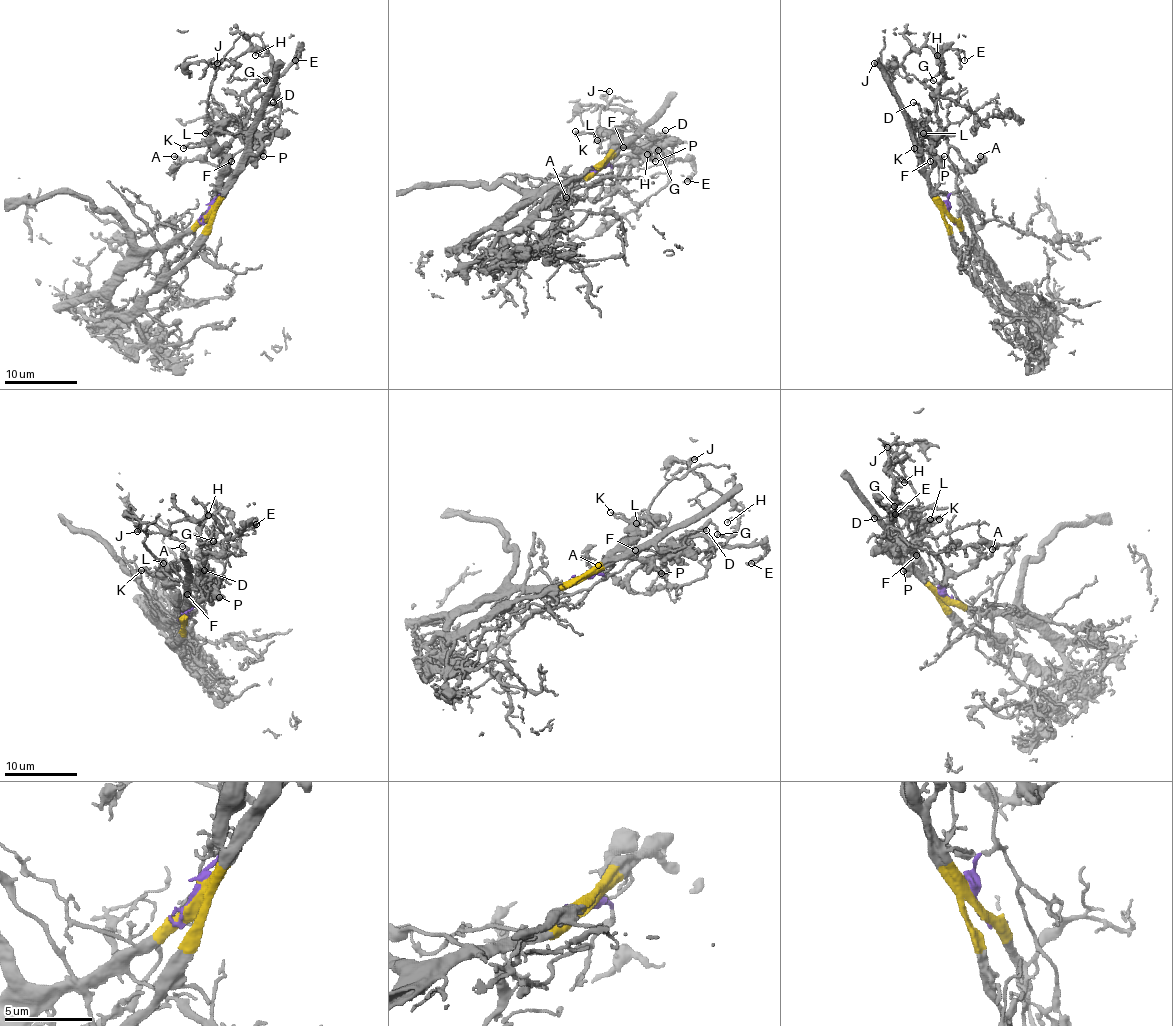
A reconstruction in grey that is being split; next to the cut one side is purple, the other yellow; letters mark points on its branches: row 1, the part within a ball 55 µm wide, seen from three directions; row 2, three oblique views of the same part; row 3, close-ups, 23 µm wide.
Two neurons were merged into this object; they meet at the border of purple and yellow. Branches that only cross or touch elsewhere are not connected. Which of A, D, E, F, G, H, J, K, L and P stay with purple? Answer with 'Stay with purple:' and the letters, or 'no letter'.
Stay with purple: A, E, G, H

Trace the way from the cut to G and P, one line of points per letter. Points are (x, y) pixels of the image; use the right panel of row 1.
G: (948, 214), (957, 170), (948, 155), (948, 139), (937, 112), (935, 94), (923, 81), (934, 81)
P: (948, 214), (932, 188), (928, 174), (945, 155)

